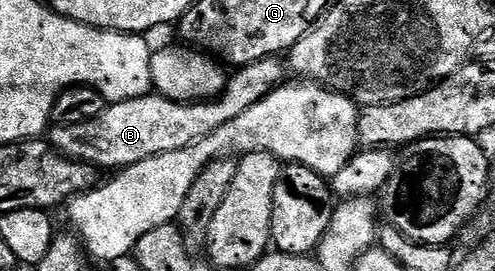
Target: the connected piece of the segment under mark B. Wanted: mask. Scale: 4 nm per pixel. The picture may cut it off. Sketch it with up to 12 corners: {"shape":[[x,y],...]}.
{"shape":[[268,58],[230,73],[214,99],[152,94],[96,120],[54,125],[71,160],[122,170],[181,150],[280,87]]}

